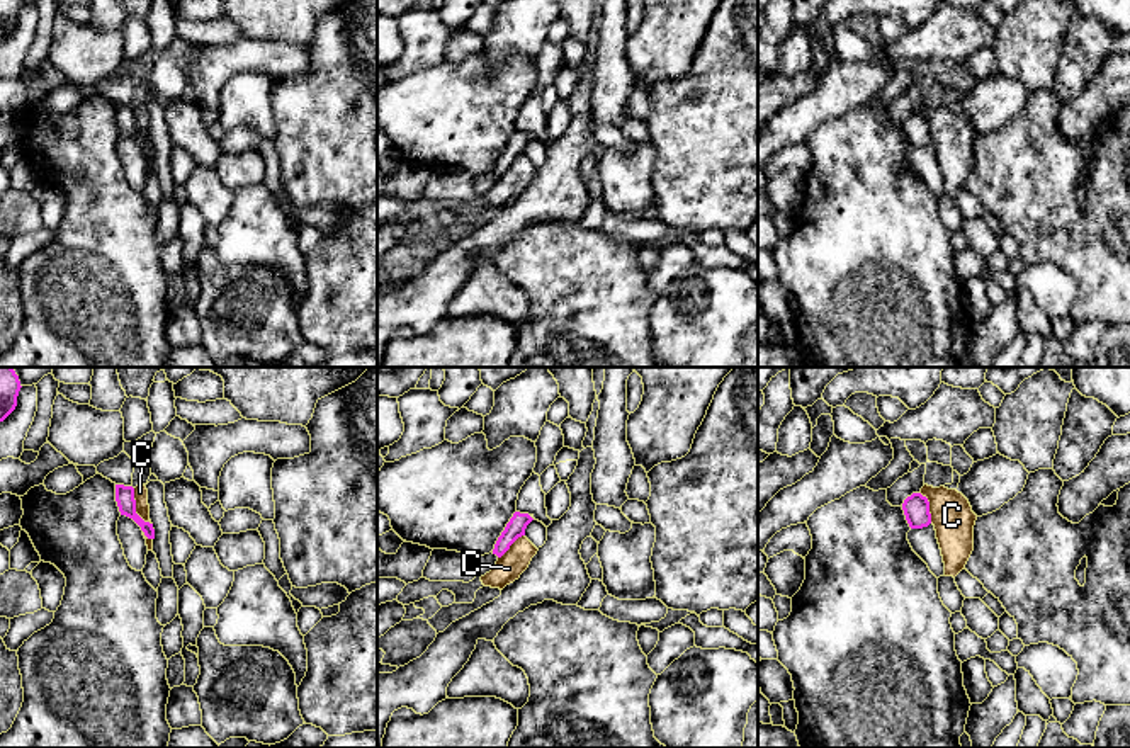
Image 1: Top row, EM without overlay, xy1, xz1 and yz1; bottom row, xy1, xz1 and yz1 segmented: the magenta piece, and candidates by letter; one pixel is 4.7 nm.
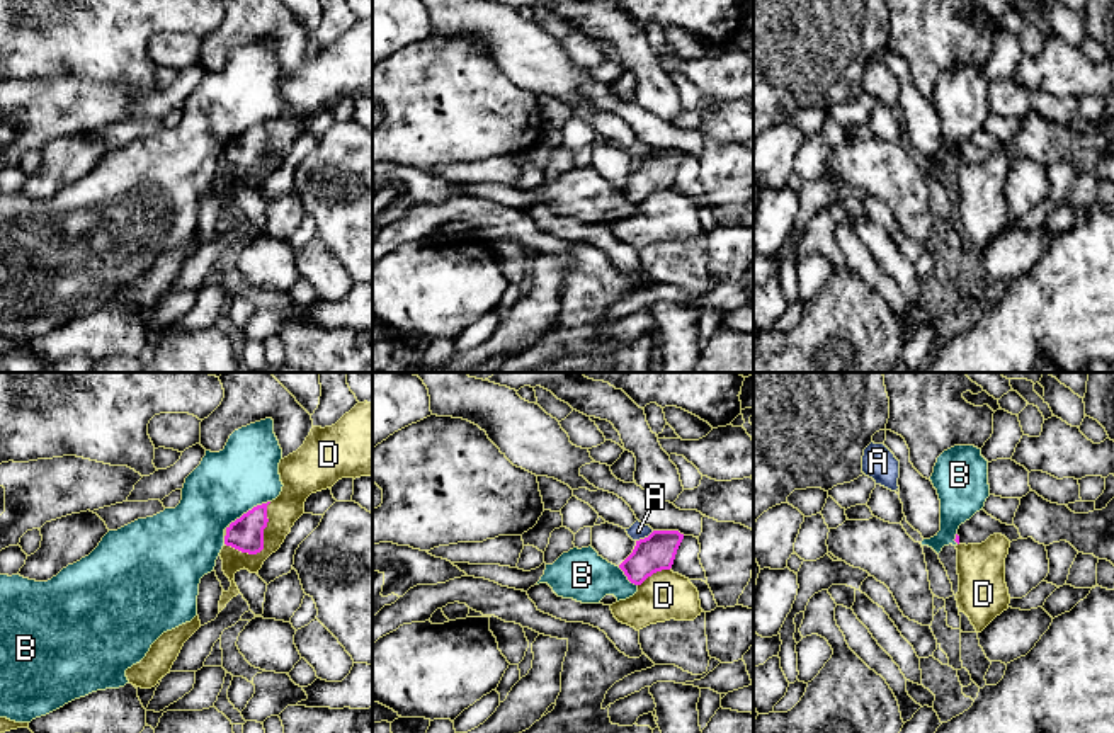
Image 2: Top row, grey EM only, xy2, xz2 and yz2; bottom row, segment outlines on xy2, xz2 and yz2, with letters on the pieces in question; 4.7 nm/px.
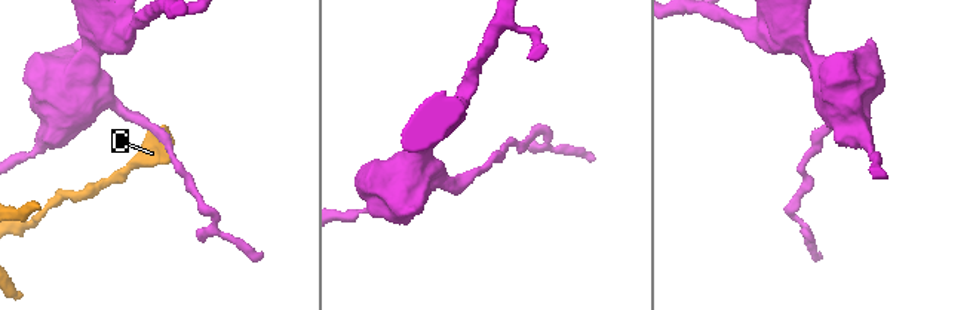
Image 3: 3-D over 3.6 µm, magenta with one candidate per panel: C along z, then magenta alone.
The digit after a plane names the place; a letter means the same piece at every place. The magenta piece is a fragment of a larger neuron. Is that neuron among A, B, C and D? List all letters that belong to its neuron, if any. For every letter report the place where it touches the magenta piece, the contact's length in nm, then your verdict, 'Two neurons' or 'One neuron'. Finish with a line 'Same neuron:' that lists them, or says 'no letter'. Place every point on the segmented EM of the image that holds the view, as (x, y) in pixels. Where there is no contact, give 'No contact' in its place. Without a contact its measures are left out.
A: Touches magenta at xz2 (645, 538). Shared border 100 nm. Two neurons
B: Touches magenta at xy2 (249, 511). Shared border 260 nm. Two neurons
C: Touches magenta at xy1 (135, 507). Shared border 190 nm. Two neurons
D: Touches magenta at xy2 (262, 545). Shared border 300 nm. Two neurons
Same neuron: no letter

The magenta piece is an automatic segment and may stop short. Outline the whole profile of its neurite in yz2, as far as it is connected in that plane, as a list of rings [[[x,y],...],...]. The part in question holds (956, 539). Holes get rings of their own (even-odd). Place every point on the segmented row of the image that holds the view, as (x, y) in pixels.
[[[980,510],[969,520],[959,526],[954,541],[958,544],[966,544],[966,546],[981,544],[993,534],[1002,534],[1010,543],[1022,539],[1019,529],[1014,524],[1012,526],[1002,524],[1000,520],[988,515],[985,510]]]

